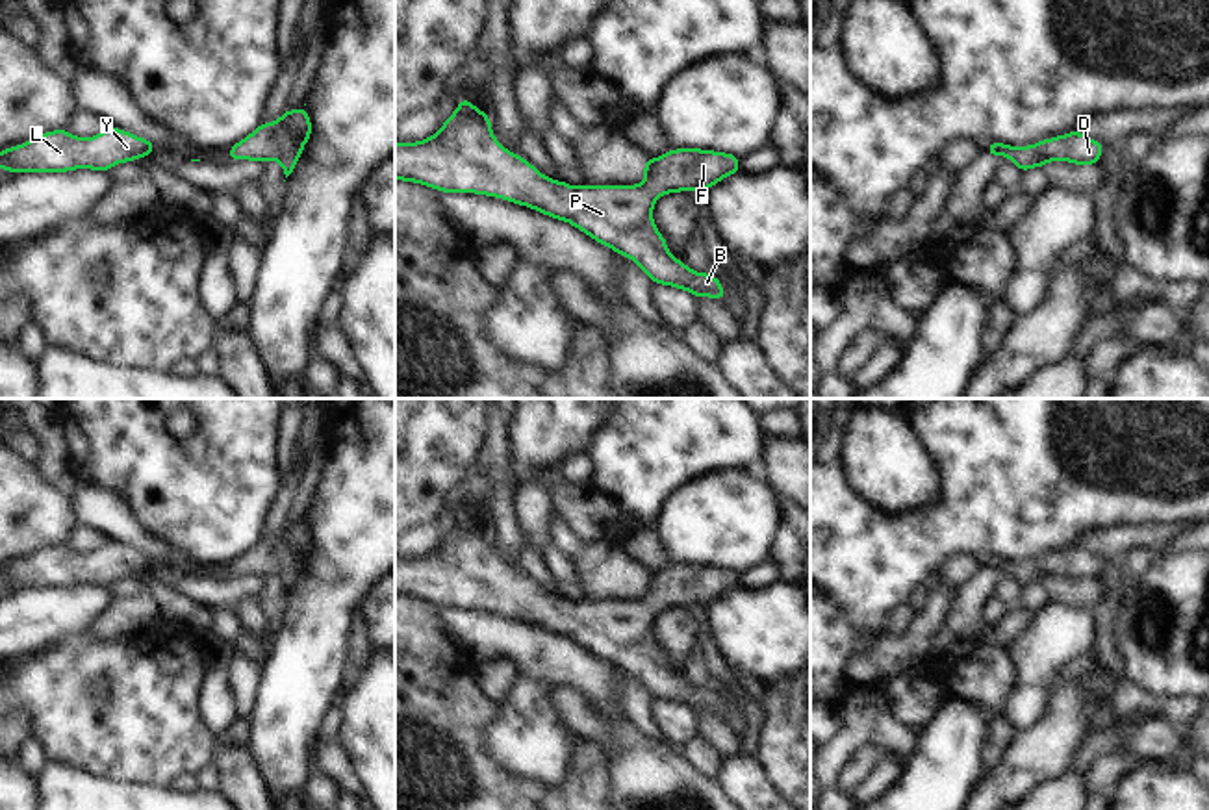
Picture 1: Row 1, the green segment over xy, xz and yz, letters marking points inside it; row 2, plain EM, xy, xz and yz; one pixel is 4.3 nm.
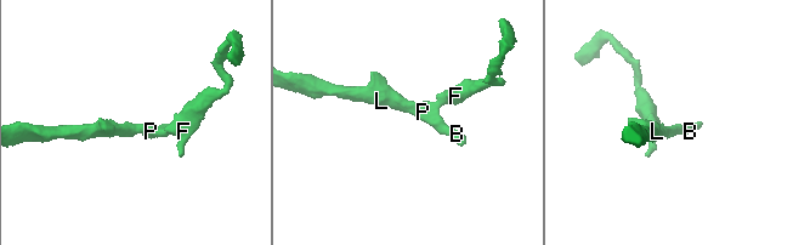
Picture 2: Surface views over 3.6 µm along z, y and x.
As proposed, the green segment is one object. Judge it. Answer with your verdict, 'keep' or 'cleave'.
keep

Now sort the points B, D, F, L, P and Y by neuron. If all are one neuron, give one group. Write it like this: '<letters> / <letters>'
B D F L P Y

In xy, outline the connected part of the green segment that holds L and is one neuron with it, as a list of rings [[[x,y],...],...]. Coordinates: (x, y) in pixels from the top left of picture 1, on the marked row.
[[[109,126],[89,139],[74,137],[63,128],[2,150],[0,169],[13,174],[69,172],[72,169],[106,172],[113,165],[150,158],[154,146],[158,146],[158,143],[141,139],[121,128]]]

